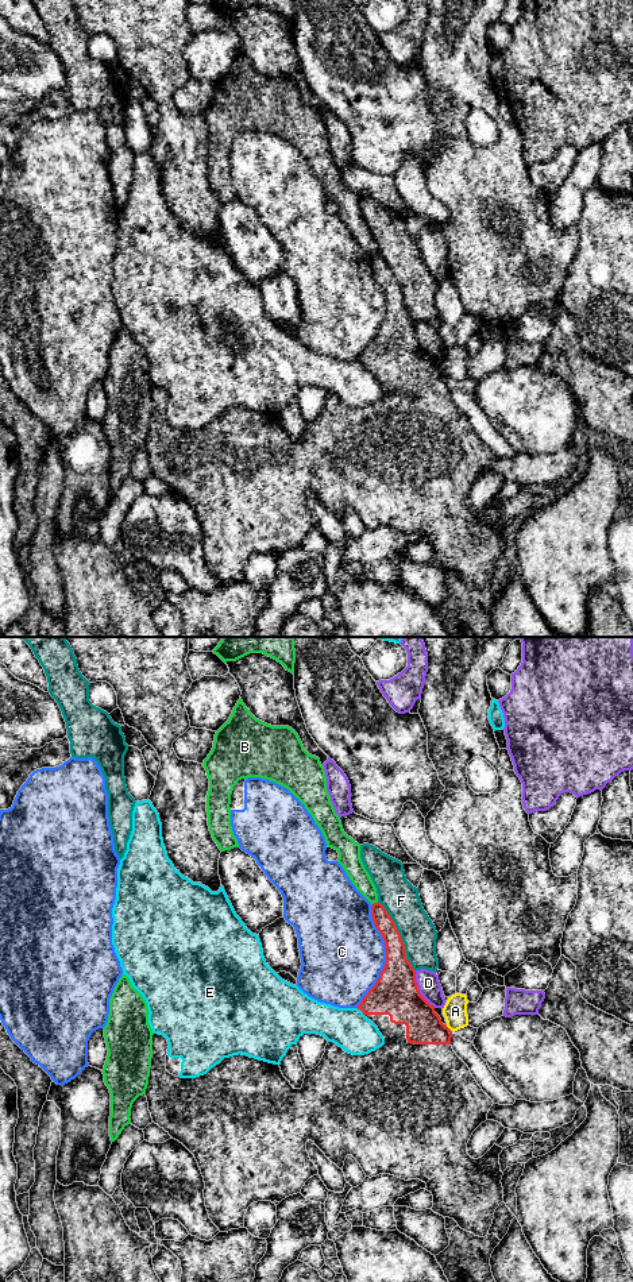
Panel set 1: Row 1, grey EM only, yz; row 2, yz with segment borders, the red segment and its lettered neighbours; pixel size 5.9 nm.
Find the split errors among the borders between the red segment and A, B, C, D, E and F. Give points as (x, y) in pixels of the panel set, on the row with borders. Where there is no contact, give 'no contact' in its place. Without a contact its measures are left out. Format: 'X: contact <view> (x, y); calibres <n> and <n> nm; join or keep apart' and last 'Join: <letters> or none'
A: contact yz (448, 1028); calibres 220 and 140 nm; keep apart
B: contact yz (374, 903); calibres 110 and 120 nm; keep apart
C: contact yz (386, 956); calibres 280 and 480 nm; keep apart
D: contact yz (417, 989); calibres 280 and 130 nm; keep apart
E: contact yz (362, 1011); calibres 280 and 240 nm; keep apart
F: contact yz (400, 937); calibres 200 and 220 nm; keep apart
Join: none

